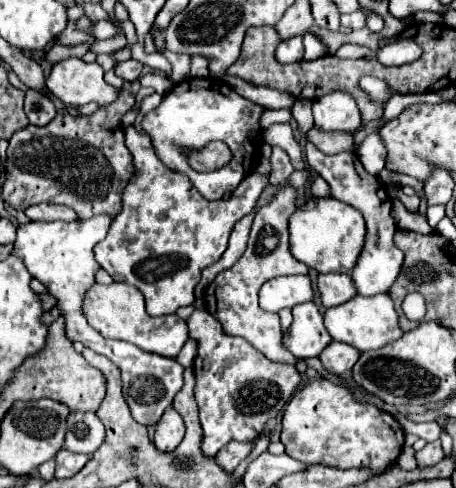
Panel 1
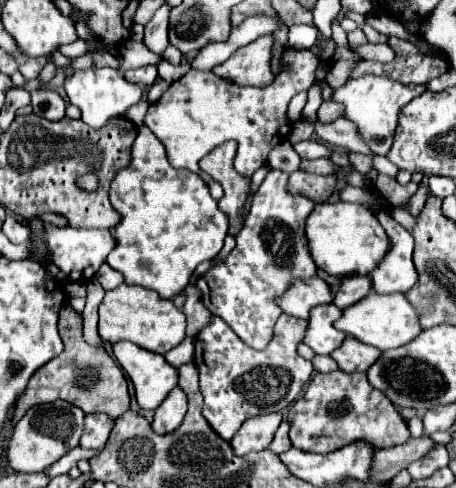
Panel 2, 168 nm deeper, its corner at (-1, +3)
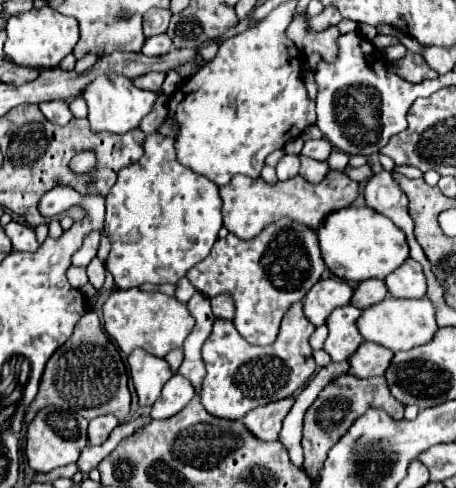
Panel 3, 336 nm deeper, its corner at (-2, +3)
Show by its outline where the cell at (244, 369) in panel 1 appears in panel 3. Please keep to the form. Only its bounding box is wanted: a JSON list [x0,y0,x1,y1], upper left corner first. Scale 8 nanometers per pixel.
[200,302,316,420]

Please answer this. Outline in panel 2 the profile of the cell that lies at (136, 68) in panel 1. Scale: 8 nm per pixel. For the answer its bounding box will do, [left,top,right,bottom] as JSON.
[125,66,157,88]

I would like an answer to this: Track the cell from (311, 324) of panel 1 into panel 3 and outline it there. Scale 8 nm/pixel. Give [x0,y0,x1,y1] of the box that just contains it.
[324,304,364,362]

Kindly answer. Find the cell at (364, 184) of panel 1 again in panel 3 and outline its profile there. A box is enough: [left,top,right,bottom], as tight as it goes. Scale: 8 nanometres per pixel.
[386,258,426,298]

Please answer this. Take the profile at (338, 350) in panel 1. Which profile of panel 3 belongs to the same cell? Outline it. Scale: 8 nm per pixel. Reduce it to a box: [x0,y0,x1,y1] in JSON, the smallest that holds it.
[350,342,394,378]

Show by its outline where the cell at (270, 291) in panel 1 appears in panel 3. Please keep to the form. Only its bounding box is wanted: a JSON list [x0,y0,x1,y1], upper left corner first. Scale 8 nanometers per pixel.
[304,276,354,326]

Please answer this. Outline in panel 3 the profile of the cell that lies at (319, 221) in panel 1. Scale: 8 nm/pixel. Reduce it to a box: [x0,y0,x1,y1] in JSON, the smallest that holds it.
[318,206,410,282]

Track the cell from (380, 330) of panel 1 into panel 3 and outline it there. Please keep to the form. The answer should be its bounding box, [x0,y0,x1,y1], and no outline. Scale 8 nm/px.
[358,296,438,352]

